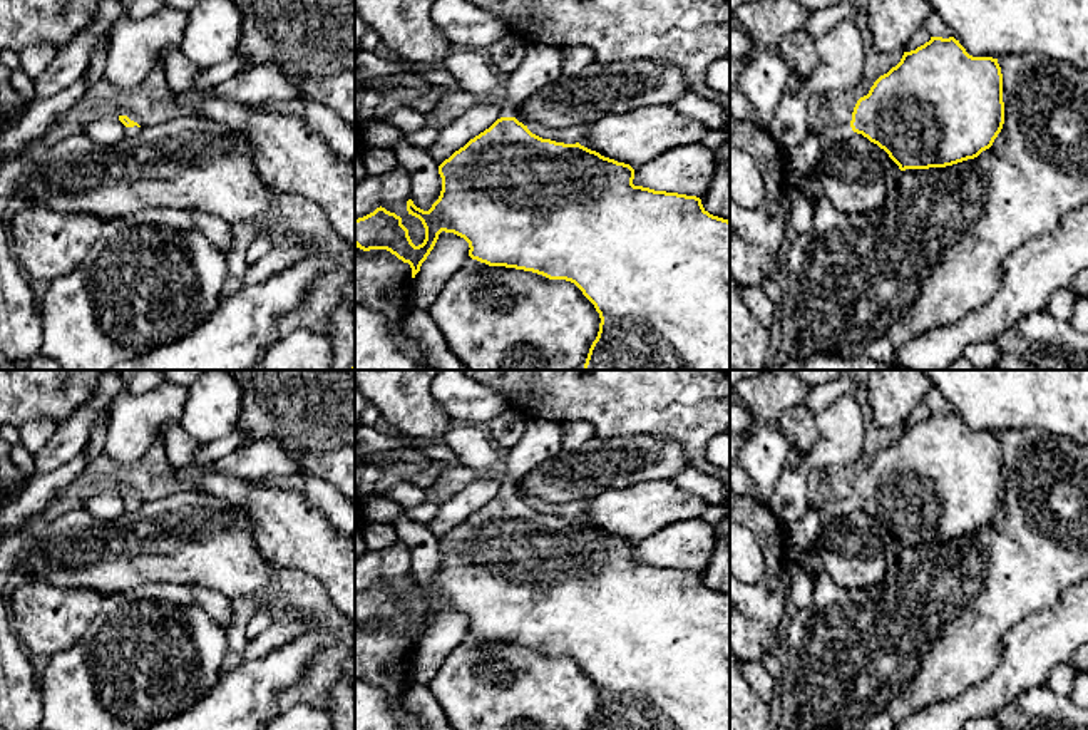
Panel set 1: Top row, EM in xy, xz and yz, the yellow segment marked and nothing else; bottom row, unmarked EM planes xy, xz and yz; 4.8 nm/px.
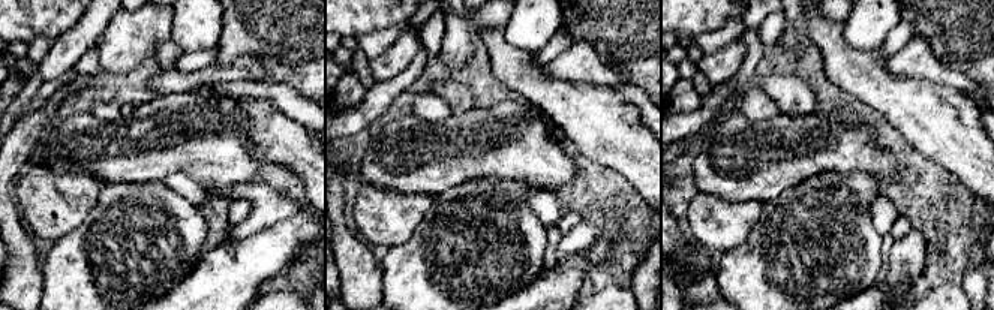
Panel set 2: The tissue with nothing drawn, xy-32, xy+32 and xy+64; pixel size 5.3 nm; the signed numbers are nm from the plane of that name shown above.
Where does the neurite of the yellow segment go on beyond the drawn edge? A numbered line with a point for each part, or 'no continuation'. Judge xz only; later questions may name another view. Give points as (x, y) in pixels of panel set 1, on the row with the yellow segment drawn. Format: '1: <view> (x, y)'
1: xz (541, 66)

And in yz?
1: yz (831, 133)

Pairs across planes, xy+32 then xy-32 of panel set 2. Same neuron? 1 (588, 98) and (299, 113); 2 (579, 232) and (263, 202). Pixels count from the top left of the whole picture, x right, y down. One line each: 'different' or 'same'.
1: different
2: same

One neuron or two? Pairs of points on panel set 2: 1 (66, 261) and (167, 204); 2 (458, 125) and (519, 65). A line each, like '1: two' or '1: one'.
1: one
2: two

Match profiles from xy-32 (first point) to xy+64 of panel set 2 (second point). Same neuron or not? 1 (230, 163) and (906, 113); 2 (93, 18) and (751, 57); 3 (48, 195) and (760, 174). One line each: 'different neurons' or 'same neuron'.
1: different neurons
2: different neurons
3: different neurons

